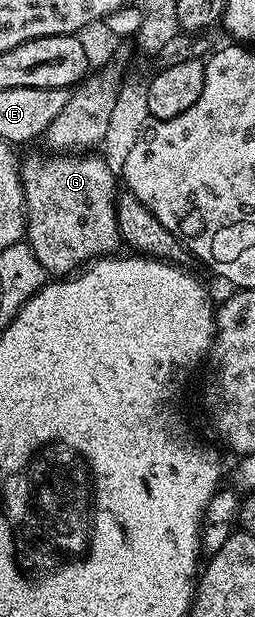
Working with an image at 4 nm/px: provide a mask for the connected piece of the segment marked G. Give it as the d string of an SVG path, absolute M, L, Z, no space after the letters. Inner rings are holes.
M46 155L31 157L21 165L23 194L27 204L27 232L25 240L41 267L51 275L71 275L100 257L109 257L120 248L121 238L115 198L117 175L99 155Z

